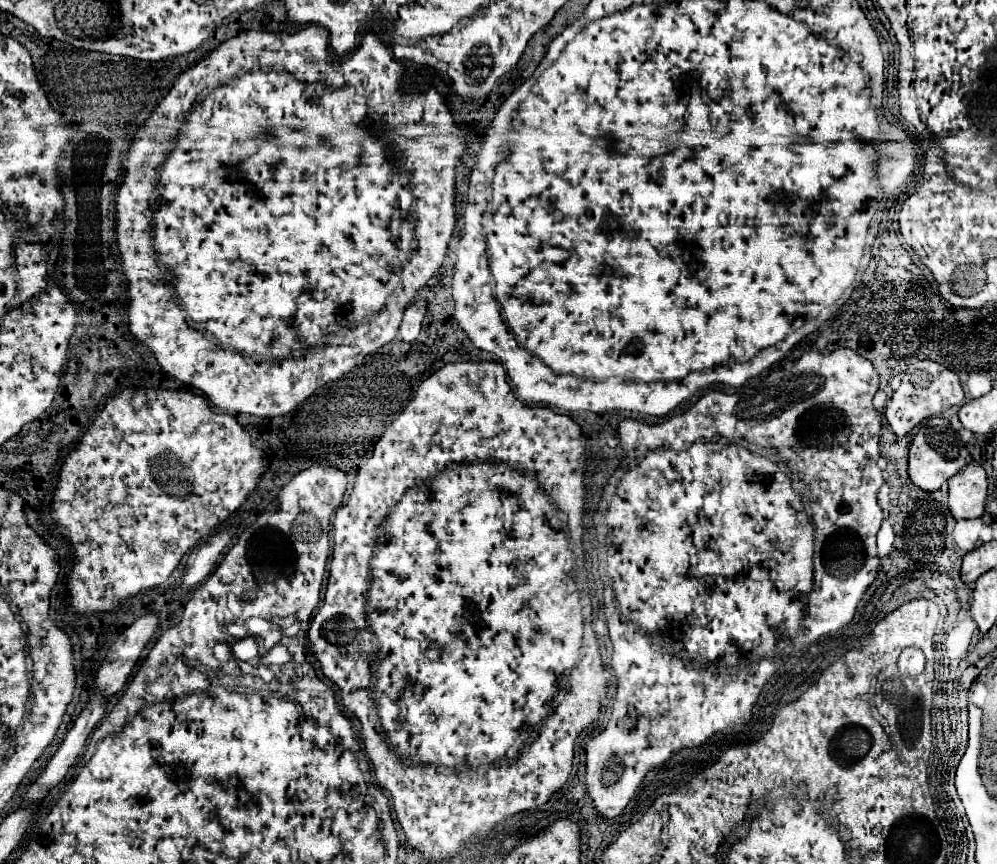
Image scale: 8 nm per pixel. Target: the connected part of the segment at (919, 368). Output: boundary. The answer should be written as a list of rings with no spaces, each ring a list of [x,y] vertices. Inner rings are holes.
[[[919,360],[913,362],[901,380],[901,386],[895,390],[895,394],[889,400],[889,406],[885,408],[885,418],[887,424],[891,426],[891,430],[897,436],[909,434],[913,426],[917,426],[921,420],[937,416],[945,410],[949,410],[951,406],[961,406],[965,402],[965,392],[961,388],[959,376],[947,368],[943,368],[941,364],[933,362],[933,360]]]

